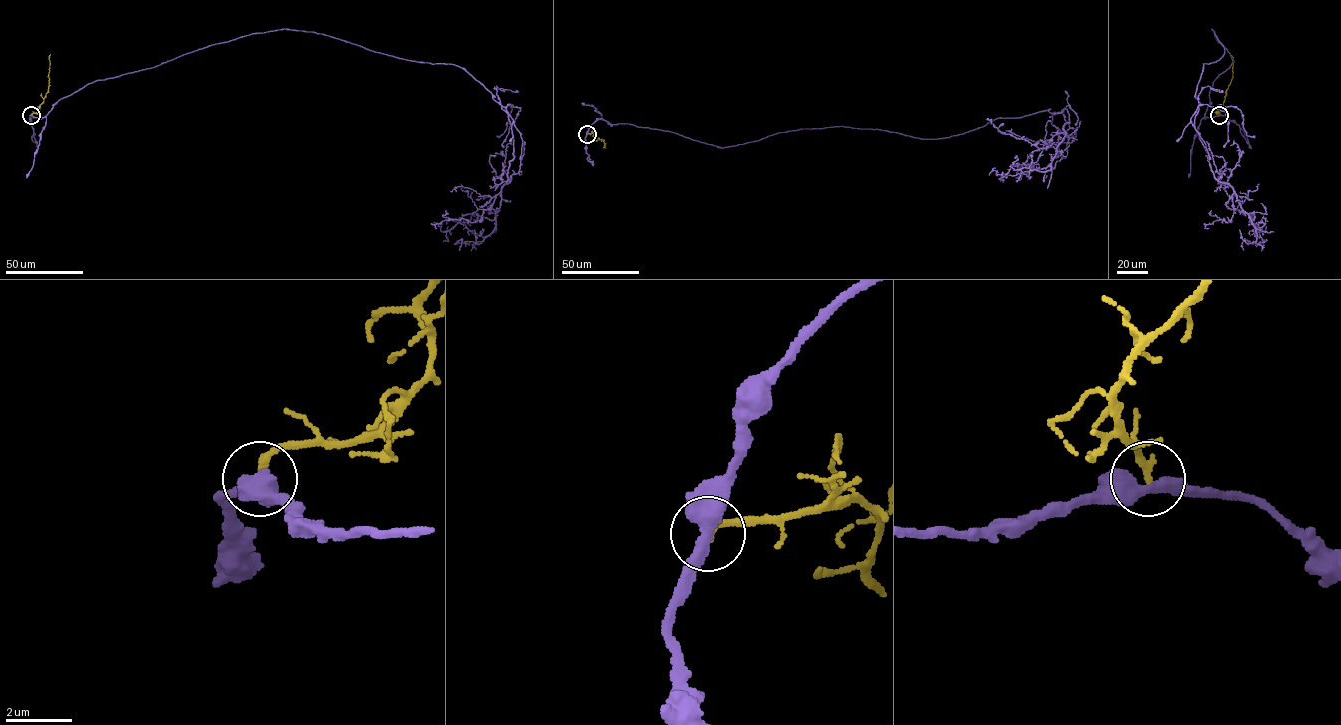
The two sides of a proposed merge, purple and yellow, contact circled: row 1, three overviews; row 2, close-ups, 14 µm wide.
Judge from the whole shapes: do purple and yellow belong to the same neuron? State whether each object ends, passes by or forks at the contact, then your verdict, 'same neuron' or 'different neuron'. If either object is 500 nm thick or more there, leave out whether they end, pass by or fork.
purple passes by; yellow ends there; different neuron

